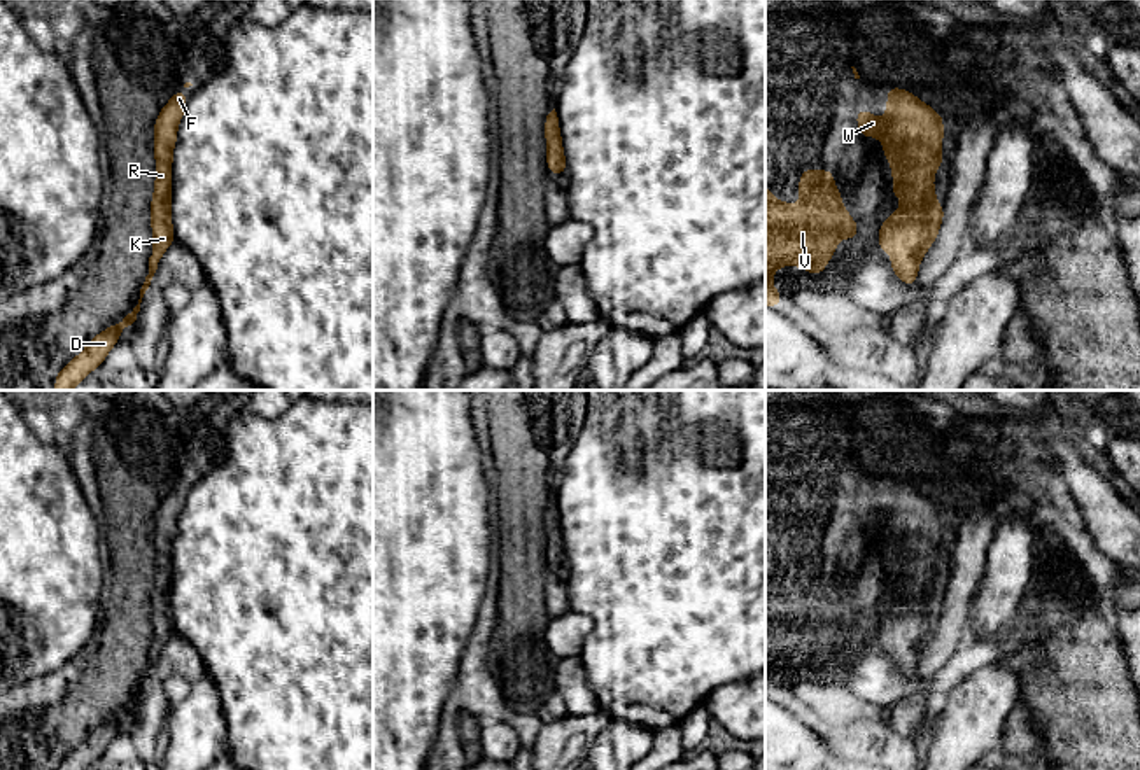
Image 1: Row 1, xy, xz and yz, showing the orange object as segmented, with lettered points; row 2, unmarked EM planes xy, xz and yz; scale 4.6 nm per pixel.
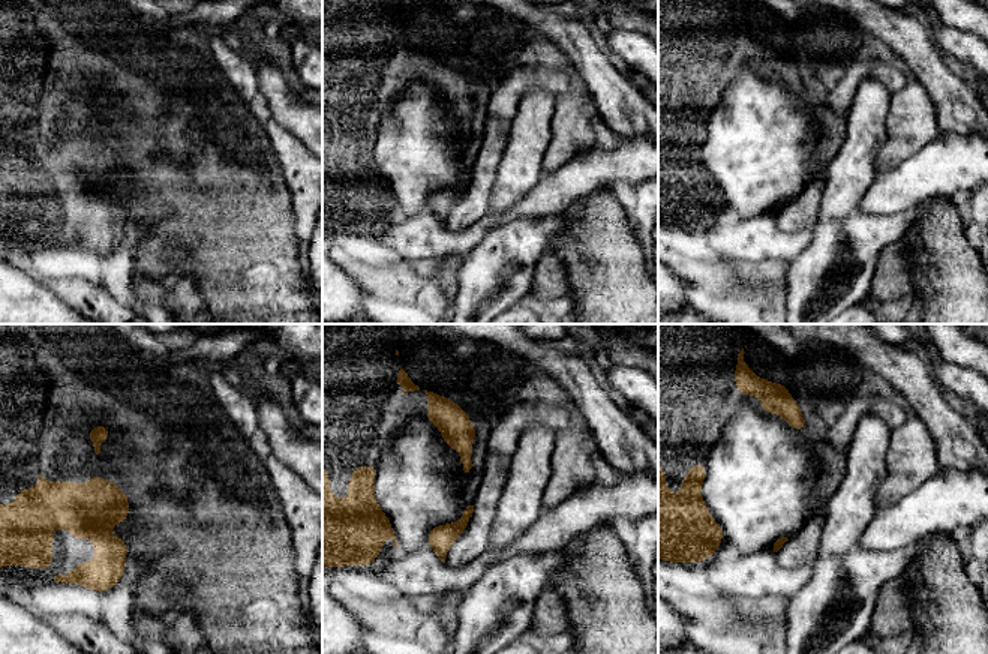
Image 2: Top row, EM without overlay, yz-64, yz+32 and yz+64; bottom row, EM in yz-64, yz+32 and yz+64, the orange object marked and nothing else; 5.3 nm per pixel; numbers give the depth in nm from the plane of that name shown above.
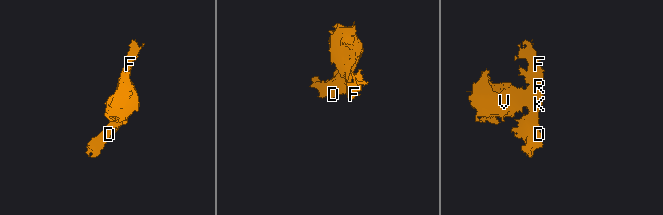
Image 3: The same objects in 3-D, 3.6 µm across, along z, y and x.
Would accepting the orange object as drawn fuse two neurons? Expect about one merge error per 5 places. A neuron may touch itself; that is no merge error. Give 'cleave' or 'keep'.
keep

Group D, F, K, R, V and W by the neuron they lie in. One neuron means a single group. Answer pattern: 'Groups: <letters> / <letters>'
Groups: D F K R V W

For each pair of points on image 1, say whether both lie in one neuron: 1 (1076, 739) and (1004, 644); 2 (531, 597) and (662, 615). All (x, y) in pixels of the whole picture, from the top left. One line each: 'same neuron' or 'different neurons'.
1: different neurons
2: different neurons

